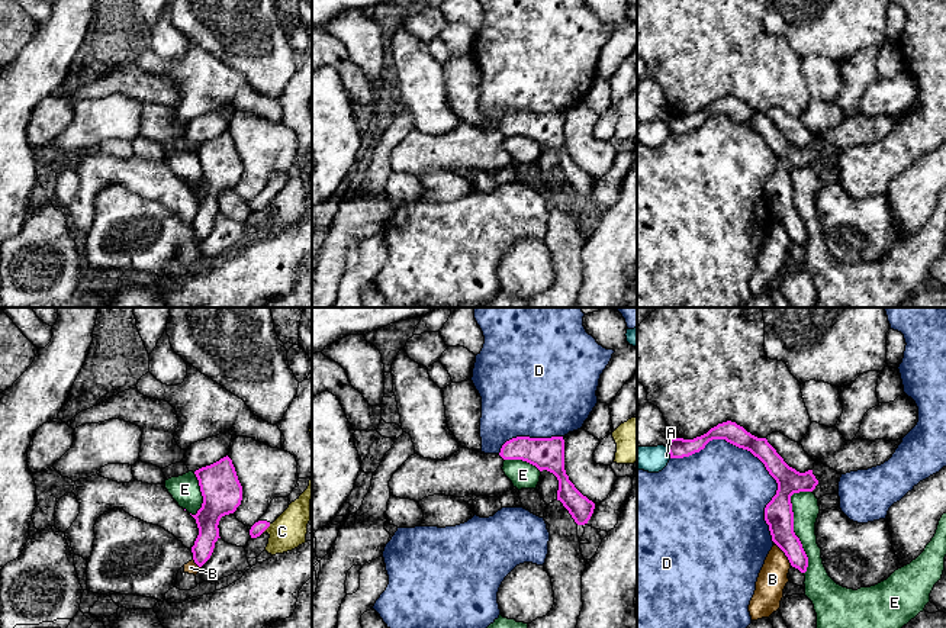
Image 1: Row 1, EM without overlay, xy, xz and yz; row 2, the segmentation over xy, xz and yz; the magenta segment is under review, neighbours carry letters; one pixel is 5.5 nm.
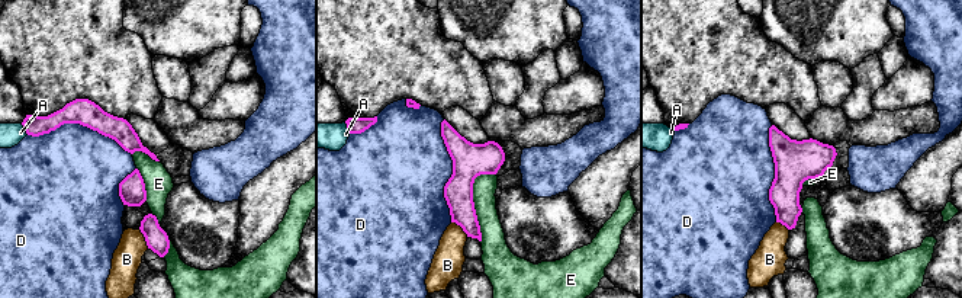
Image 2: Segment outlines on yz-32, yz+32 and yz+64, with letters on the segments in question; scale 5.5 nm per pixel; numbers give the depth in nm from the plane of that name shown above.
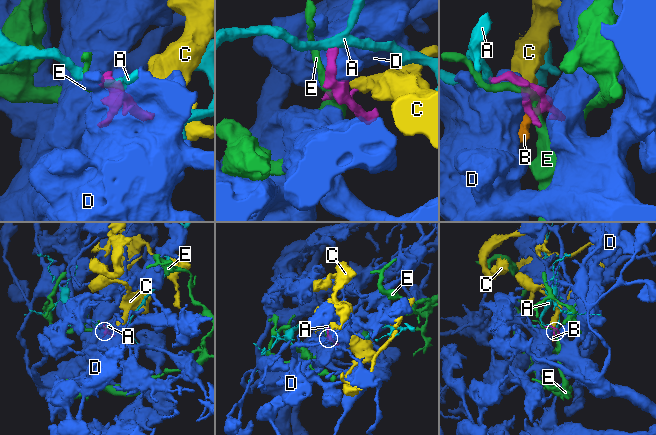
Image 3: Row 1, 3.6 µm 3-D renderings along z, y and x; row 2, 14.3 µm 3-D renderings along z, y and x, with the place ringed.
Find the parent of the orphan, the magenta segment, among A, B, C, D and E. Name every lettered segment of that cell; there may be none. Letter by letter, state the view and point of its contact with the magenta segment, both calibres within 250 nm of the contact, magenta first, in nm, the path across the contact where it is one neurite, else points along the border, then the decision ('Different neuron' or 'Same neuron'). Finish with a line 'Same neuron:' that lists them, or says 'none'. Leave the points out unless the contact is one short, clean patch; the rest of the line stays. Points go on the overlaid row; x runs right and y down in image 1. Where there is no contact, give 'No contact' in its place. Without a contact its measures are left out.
A: Touches magenta at yz (668, 450). Thickness 110 nm (magenta) against 140 nm. Boundary: yz (666, 445), (671, 457). Different neuron
B: Touches magenta at yz (785, 554). Thickness 160 nm (magenta) against 160 nm. Boundary: yz (776, 544), (791, 564). Different neuron
C: Touches magenta at xy (264, 530). Thickness 70 nm (magenta) against 190 nm. Boundary: xy (270, 524), (258, 535). Different neuron
D: Touches magenta at yz (756, 456). Thickness 140 nm (magenta) against 480 nm. Different neuron
E: Touches magenta at yz (792, 525). Thickness 160 nm (magenta) against 150 nm. Different neuron
Same neuron: none

